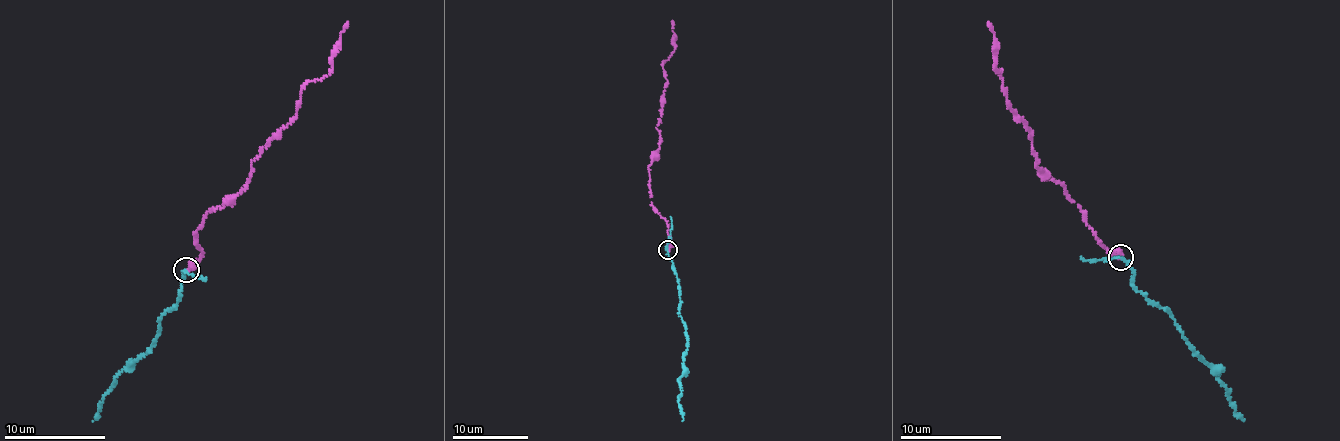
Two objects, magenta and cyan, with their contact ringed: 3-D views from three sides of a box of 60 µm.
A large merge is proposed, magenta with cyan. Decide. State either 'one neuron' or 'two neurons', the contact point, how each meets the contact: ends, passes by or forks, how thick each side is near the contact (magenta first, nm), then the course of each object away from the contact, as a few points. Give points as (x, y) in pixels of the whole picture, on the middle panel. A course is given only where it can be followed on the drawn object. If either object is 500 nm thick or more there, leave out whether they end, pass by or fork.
one neuron; place (668, 250); magenta ends; cyan passes by; calibres 320 and 200 nm; course magenta (667, 250), (668, 227), (648, 184), (661, 141), (656, 127), (667, 80), (661, 65), (675, 48), (672, 20); course cyan (667, 250), (681, 295), (679, 310), (689, 338), (685, 369), (678, 382), (682, 421)

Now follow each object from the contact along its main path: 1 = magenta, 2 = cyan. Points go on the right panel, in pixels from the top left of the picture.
1: (1119, 257), (1100, 243), (1064, 187), (1036, 166), (1027, 122), (1006, 101), (996, 69), (997, 43), (988, 21)
2: (1119, 257), (1132, 270), (1133, 287), (1170, 314), (1192, 350), (1219, 377), (1230, 405), (1244, 421)

